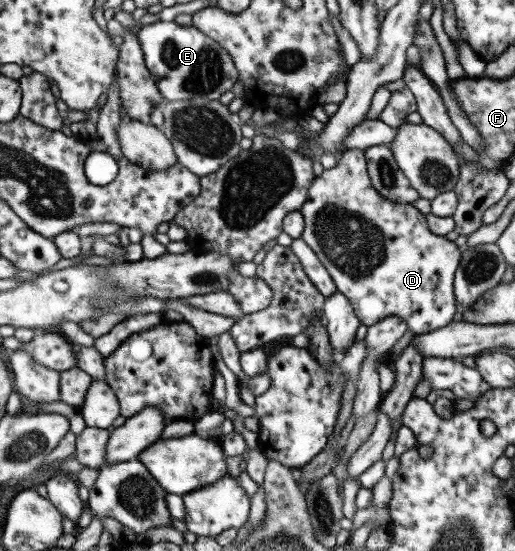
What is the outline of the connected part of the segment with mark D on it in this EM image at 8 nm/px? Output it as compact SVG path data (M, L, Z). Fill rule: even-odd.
M344 149L335 166L314 176L298 211L304 222L300 238L309 246L350 305L363 326L395 316L406 322L413 334L431 332L459 317L454 300L453 280L461 256L460 249L444 236L437 236L426 226L425 215L407 203L394 203L383 198L373 188L366 171L364 152Z

